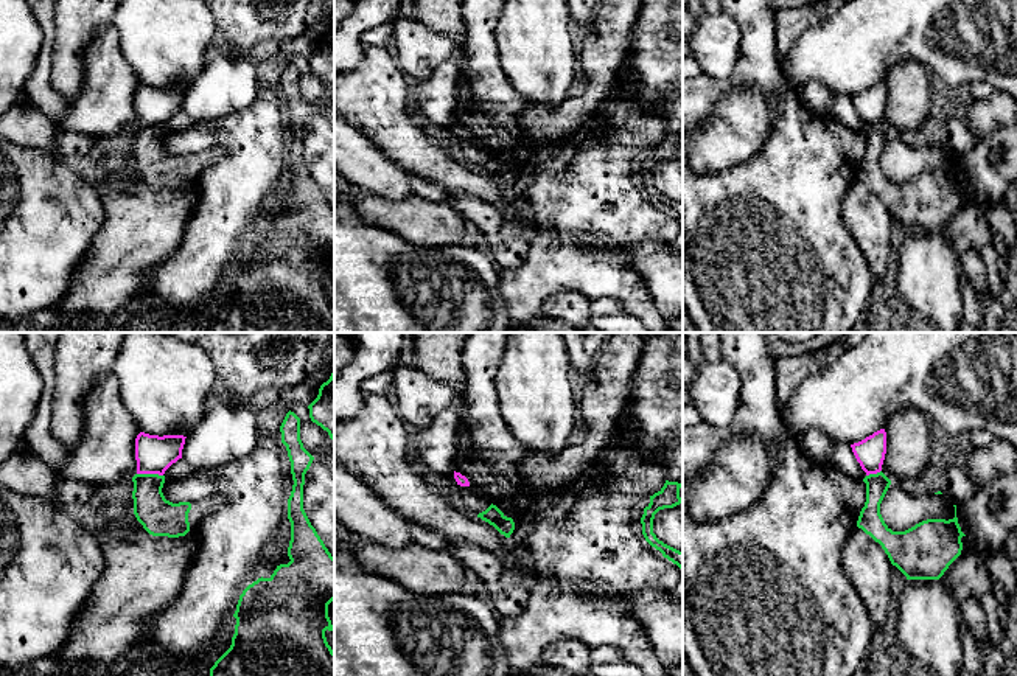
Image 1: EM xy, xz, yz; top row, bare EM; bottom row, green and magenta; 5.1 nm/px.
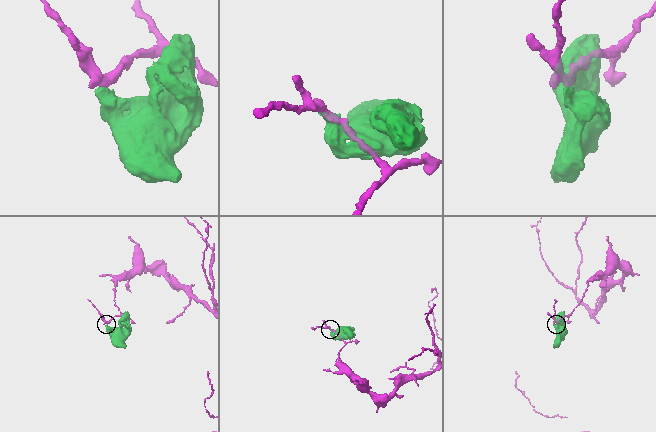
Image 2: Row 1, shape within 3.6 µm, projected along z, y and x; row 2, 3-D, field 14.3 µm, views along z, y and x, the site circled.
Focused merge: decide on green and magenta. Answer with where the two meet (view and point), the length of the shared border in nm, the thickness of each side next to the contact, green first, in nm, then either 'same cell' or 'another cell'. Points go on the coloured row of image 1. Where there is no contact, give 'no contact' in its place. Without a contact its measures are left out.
meets green in xy at (150, 474); contact 140 nm long; 190 nm thick on the green side, 200 nm on the other; another cell

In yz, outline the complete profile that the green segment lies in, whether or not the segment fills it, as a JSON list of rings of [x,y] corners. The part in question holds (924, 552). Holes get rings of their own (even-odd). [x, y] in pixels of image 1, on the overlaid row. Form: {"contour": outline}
{"contour": [[[880,471],[863,482],[866,502],[857,527],[882,545],[907,580],[939,580],[963,550],[961,538],[966,535],[958,524],[956,505],[953,519],[927,519],[905,531],[893,531],[880,514],[891,480]]]}

